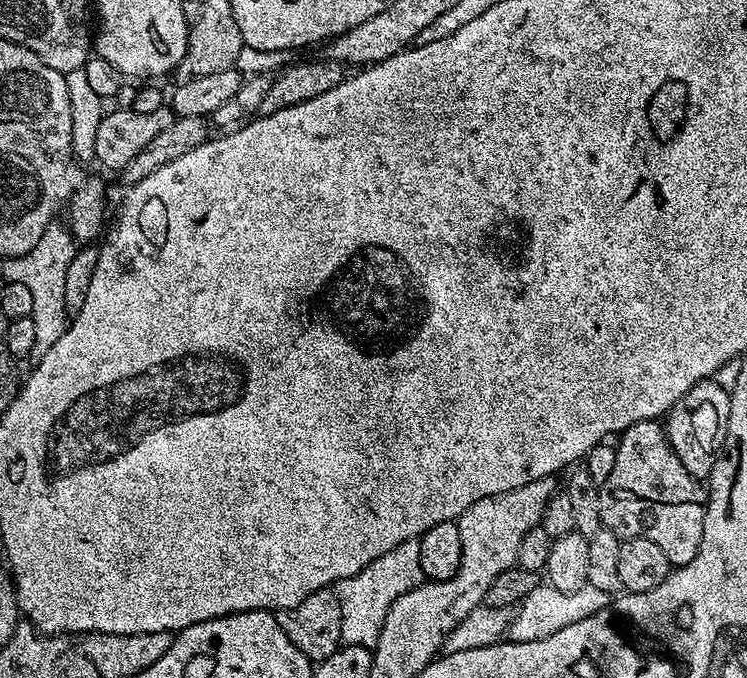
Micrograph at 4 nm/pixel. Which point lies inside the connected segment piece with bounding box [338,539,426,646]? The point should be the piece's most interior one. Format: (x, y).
(366, 597)

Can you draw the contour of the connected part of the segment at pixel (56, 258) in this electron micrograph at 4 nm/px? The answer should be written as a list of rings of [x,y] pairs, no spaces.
[[[53,222],[38,238],[34,250],[30,250],[25,256],[13,256],[5,259],[5,281],[13,280],[30,286],[30,294],[34,294],[34,315],[38,326],[36,341],[31,359],[38,362],[46,354],[50,354],[50,346],[62,338],[62,334],[68,329],[70,313],[66,310],[66,273],[70,271],[70,262],[78,251],[78,241],[67,227],[60,222]]]

